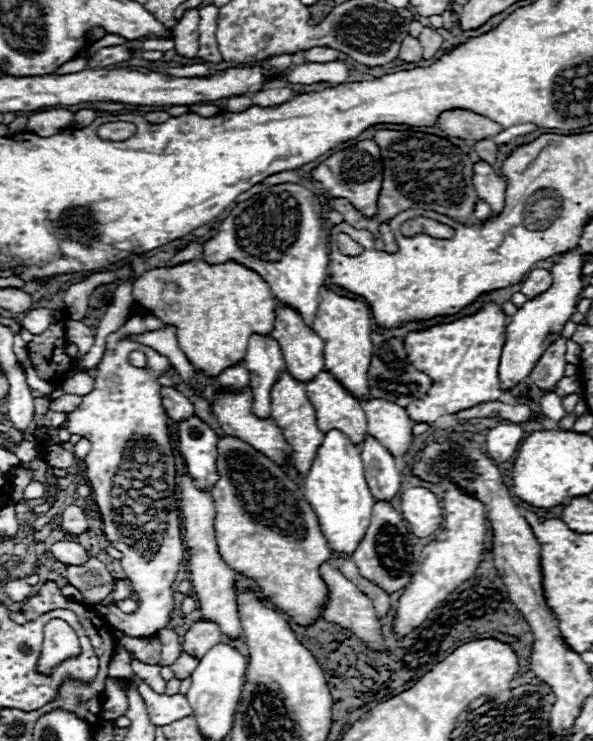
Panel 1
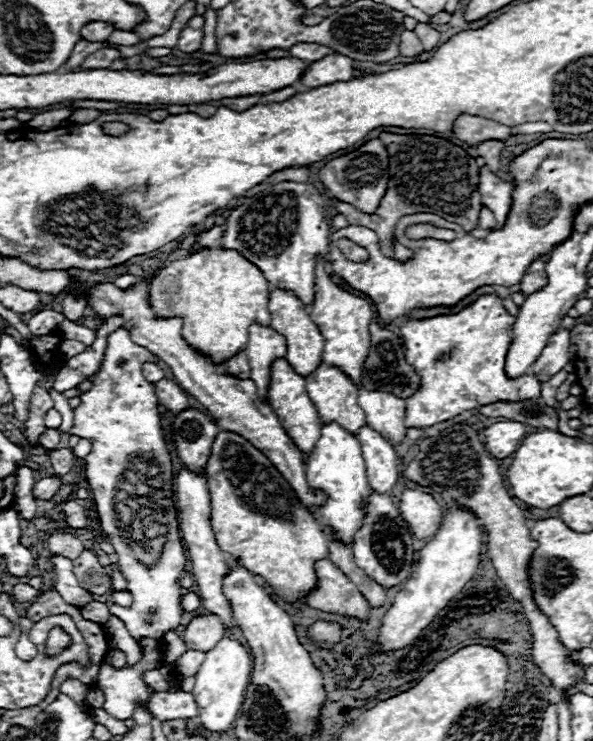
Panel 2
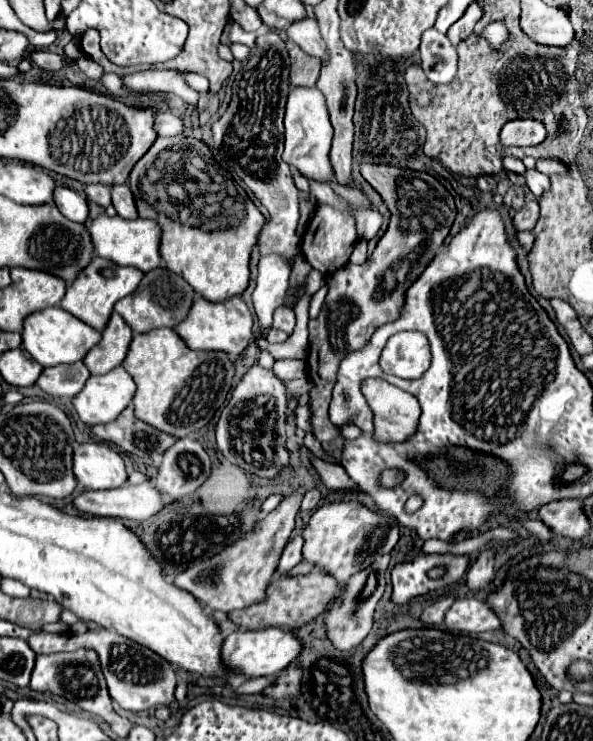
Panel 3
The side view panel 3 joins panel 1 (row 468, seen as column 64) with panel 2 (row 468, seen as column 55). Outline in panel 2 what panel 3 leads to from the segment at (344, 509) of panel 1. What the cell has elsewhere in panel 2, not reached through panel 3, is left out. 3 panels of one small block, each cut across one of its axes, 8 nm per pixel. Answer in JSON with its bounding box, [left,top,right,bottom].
[306,422,370,544]

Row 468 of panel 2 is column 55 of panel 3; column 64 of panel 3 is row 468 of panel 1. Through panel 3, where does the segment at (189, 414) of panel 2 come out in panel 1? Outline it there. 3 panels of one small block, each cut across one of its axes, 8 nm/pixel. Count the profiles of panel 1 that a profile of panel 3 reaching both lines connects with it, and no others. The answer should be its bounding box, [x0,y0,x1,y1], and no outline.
[178,416,218,490]

